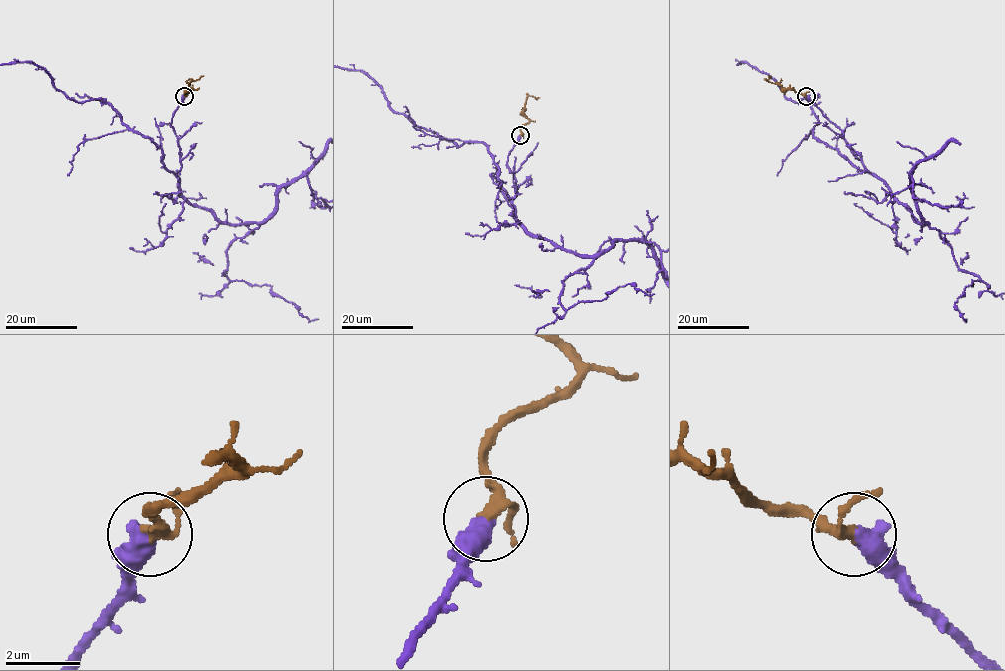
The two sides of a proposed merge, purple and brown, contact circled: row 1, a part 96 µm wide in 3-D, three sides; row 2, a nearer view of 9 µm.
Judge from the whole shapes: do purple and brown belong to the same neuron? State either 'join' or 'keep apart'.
join

